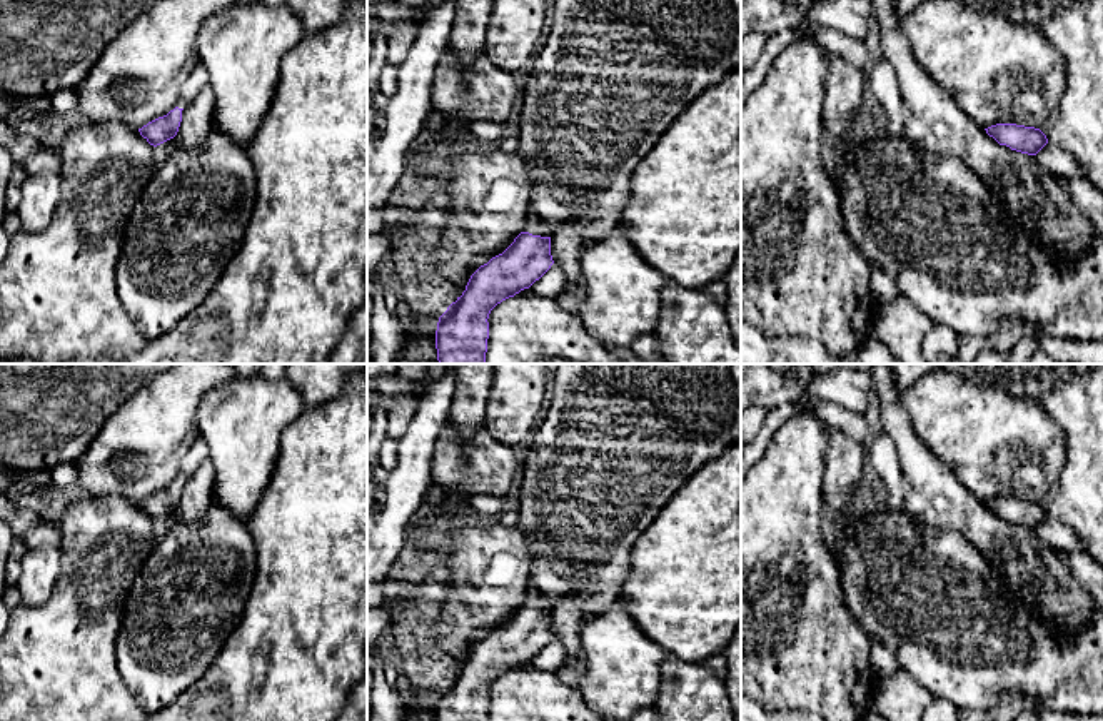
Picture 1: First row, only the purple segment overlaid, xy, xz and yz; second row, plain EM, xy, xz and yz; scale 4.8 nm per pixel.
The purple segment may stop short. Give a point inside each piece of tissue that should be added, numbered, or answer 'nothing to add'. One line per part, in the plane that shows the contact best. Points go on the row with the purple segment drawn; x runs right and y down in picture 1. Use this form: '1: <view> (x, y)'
1: xz (533, 226)

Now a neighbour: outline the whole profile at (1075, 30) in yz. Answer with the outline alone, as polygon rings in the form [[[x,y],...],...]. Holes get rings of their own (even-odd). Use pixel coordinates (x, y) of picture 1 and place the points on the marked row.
[[[1103,0],[1070,2],[1058,8],[1041,30],[1065,63],[1060,118],[1046,139],[1068,152],[1103,194]]]

